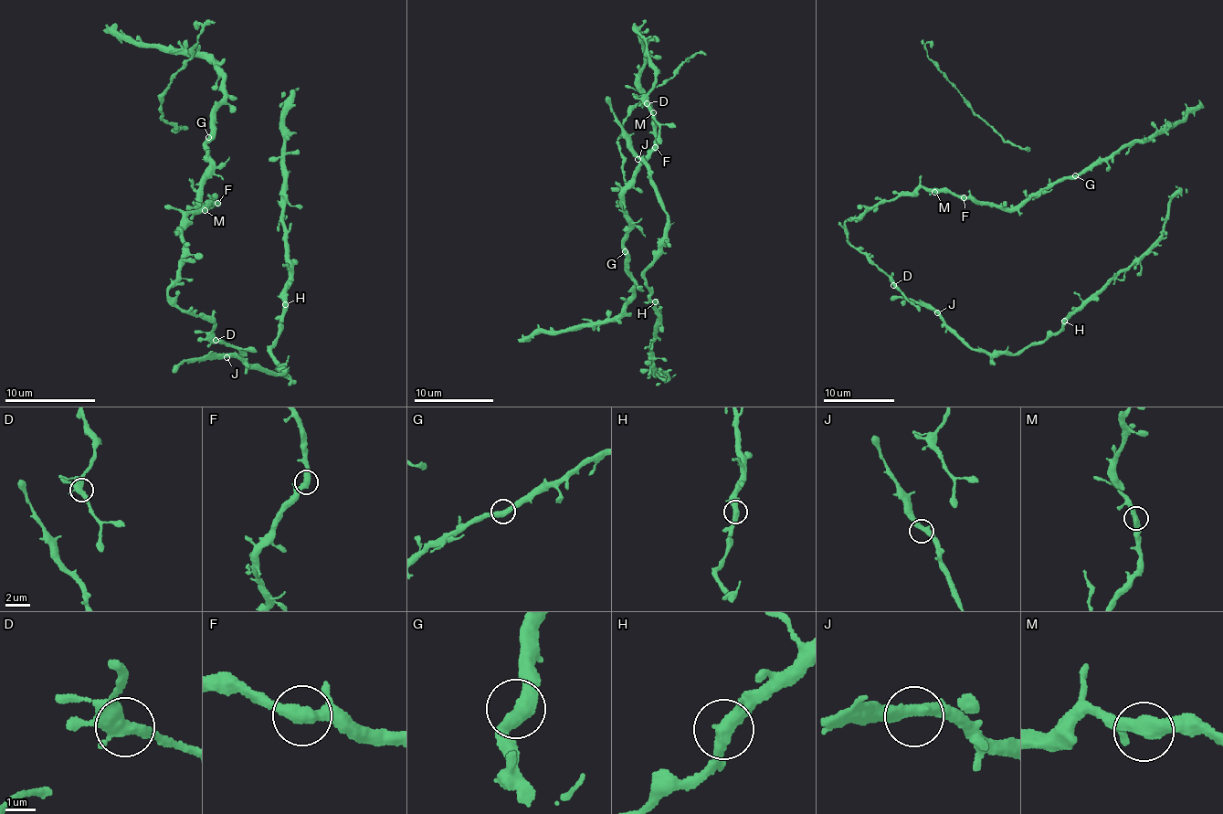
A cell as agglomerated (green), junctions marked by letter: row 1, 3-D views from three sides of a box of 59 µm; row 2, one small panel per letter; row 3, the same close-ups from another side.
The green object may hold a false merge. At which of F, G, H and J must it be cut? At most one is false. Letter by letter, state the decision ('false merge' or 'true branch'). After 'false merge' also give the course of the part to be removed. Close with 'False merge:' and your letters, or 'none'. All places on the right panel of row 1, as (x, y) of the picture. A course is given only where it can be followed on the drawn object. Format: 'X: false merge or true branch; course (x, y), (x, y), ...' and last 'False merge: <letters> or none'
F: true branch
G: true branch
H: true branch
J: true branch
False merge: none

